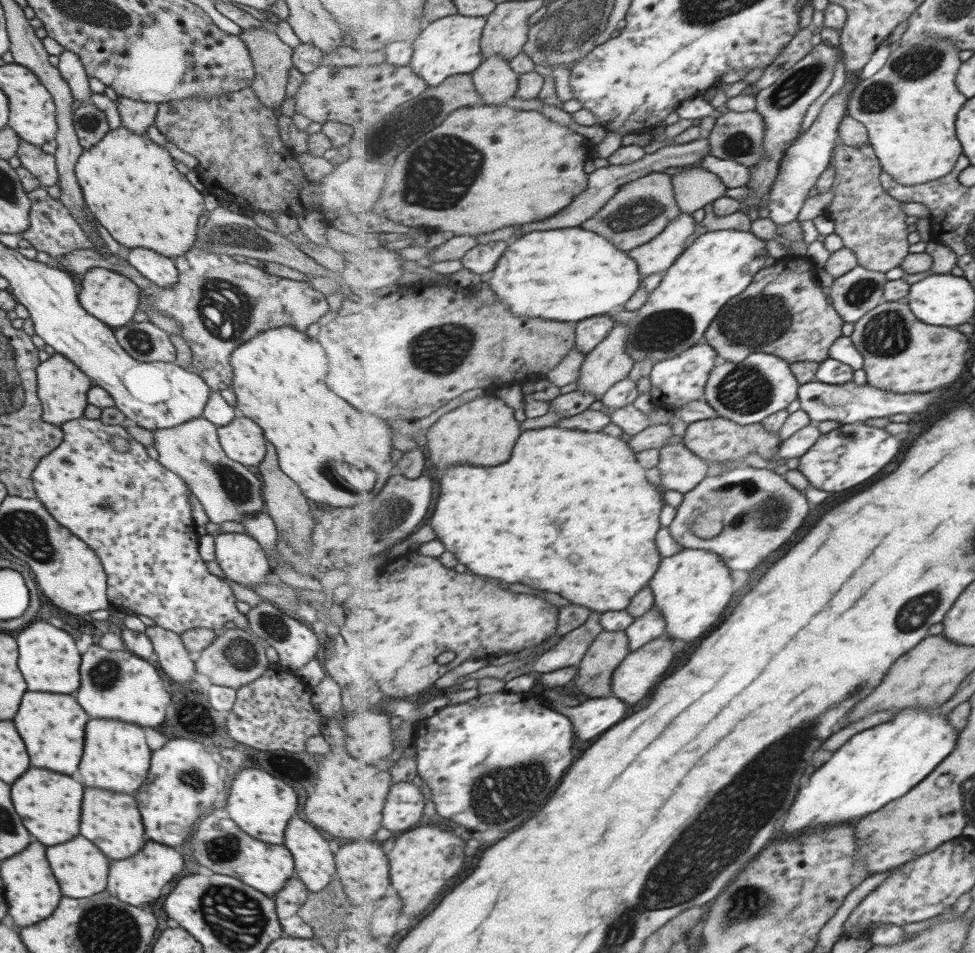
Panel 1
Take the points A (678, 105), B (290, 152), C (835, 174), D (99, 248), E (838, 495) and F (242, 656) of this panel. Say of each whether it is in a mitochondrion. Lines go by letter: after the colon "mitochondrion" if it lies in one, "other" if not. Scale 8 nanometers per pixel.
A: other
B: other
C: other
D: other
E: other
F: mitochondrion

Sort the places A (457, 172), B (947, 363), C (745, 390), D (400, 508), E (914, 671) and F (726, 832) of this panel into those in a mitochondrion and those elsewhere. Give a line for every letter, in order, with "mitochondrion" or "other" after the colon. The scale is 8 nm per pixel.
A: mitochondrion
B: other
C: mitochondrion
D: mitochondrion
E: other
F: mitochondrion

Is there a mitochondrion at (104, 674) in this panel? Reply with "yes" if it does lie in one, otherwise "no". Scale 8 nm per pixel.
yes

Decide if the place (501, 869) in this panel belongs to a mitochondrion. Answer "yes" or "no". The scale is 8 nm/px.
no

